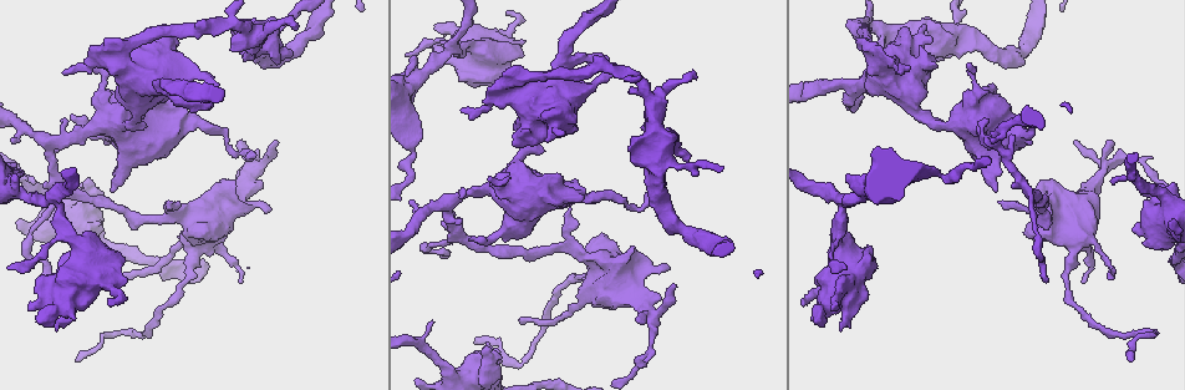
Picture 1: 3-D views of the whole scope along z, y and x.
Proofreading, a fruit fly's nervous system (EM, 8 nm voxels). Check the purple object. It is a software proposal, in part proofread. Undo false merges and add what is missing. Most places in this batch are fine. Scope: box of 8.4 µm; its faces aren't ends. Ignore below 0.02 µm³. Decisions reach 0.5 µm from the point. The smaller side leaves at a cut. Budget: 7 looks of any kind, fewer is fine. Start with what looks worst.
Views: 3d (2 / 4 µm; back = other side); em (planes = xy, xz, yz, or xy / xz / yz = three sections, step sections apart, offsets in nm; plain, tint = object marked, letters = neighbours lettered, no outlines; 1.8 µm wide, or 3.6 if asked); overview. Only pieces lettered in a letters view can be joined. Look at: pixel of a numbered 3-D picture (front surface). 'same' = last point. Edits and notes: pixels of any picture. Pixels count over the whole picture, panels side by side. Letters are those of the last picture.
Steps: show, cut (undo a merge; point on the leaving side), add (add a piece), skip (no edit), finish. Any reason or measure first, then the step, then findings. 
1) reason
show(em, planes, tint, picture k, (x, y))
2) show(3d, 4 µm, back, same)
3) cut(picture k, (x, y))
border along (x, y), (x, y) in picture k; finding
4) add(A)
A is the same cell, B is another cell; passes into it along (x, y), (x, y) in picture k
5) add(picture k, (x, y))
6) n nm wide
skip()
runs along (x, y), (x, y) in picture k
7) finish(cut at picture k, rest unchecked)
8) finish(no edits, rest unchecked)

an open end
show(em, planes, plain, picture 1, (1112, 184))

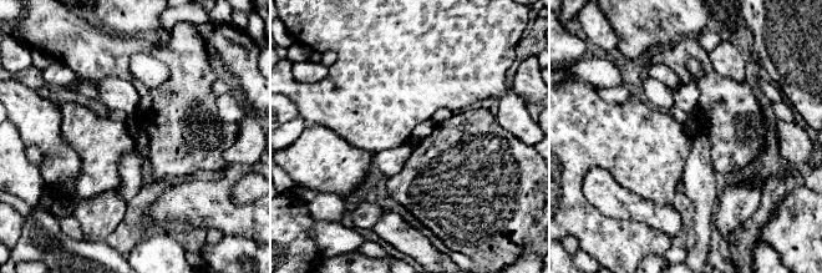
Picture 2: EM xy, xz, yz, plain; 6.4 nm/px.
show(em, planes, letters, same)

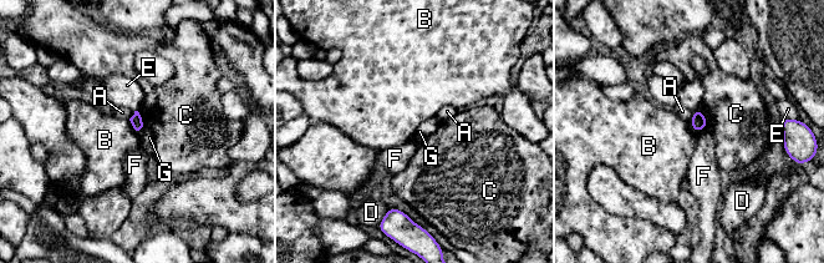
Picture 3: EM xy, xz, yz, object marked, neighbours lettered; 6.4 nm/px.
skip()
A, B, C, D, E, F and G are other cells; border along (128, 120), (137, 131) in picture 3; no lettered piece goes on from it

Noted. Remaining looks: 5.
show(3d, 2 µm, picture 1, (458, 231))

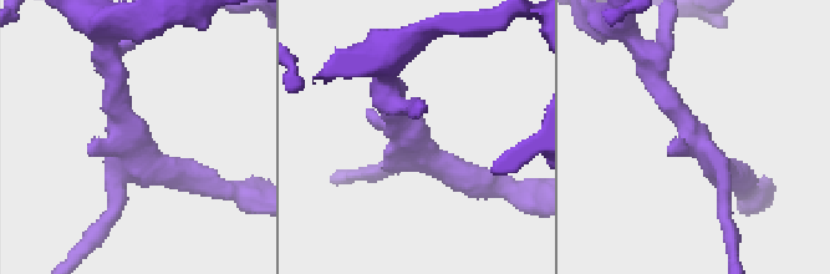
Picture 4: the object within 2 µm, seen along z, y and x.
3 arms; need the tissue
show(em, planes, tint, picture 4, (701, 149))

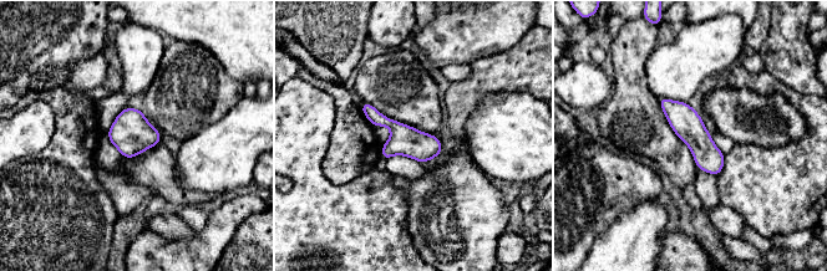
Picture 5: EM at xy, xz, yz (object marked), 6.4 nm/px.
what lies round it
show(em, planes, letters, same)

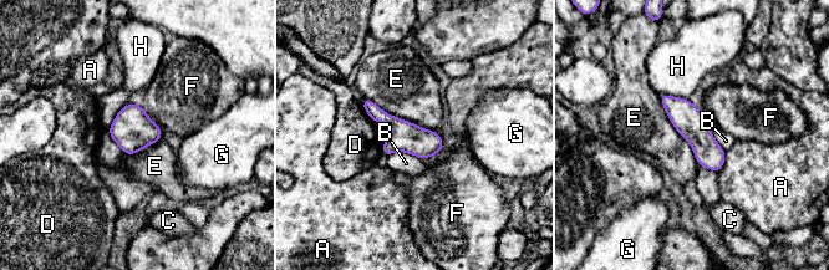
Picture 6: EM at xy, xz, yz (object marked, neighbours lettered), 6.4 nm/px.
skip()
A, B, C, D, E, F, G and H are other cells; border along (657, 95), (669, 121), (700, 166) in picture 6; all the same neuron

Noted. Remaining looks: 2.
stops while still wide
show(em, 3.6 µm, xz, step 8, tint, picture 1, (279, 61))

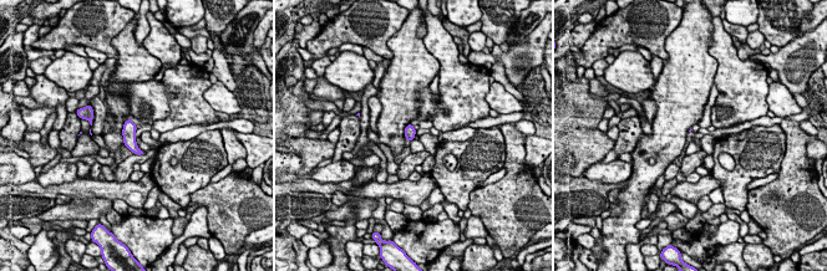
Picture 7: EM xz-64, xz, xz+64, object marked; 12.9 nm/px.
show(em, 3.6 µm, planes, letters, same)

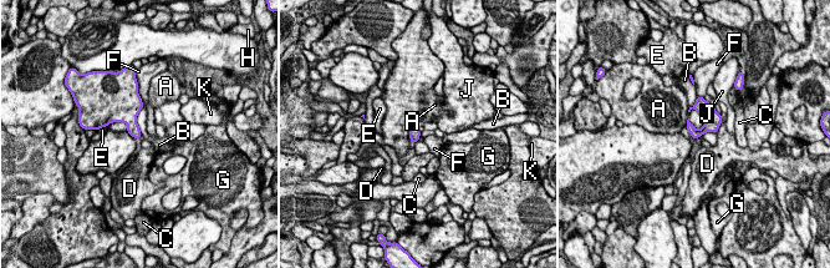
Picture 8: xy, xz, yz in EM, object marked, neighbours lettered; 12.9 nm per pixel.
skip()
A, B, C, D, E, F, G, H, J and K are other cells; none of them fits

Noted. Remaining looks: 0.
finish(no edits, rest unchecked)

